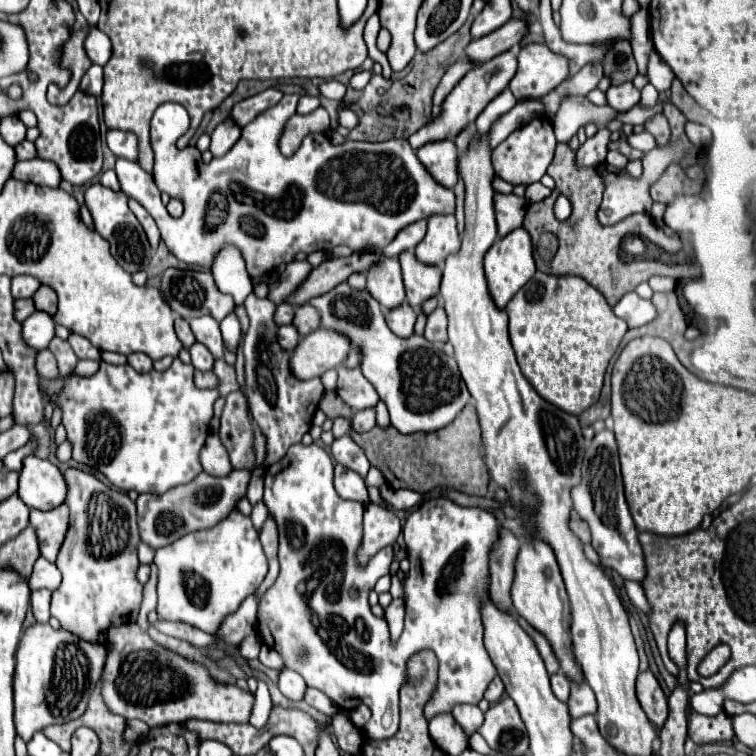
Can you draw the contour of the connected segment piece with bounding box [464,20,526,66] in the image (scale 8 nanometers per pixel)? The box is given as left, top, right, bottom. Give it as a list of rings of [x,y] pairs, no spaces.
[[[508,20],[502,28],[490,32],[488,36],[472,40],[464,50],[464,56],[472,64],[478,66],[478,64],[488,62],[494,56],[510,50],[512,46],[520,44],[524,34],[526,34],[526,24],[522,20]]]

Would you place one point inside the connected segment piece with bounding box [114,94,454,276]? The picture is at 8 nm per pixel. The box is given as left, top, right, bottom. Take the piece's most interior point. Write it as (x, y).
(270, 207)

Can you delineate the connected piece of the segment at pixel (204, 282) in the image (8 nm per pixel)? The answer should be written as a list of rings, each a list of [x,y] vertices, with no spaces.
[[[166,268],[160,282],[160,292],[168,306],[182,318],[196,318],[196,316],[212,316],[214,320],[222,322],[224,316],[228,316],[234,310],[234,300],[228,294],[222,294],[218,286],[214,284],[214,278],[210,272],[204,270],[178,270],[178,268]]]

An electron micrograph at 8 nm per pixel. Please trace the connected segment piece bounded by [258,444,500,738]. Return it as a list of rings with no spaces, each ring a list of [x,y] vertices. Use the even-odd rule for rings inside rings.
[[[296,444],[286,452],[284,460],[266,468],[264,502],[268,506],[268,512],[274,516],[280,532],[280,574],[258,604],[258,634],[266,644],[262,646],[258,660],[264,666],[276,670],[284,668],[286,660],[286,666],[300,672],[306,684],[312,686],[306,688],[304,700],[328,716],[336,714],[338,708],[354,710],[358,704],[366,704],[372,710],[372,718],[366,726],[368,738],[388,738],[398,730],[398,690],[402,686],[402,670],[406,670],[406,660],[422,648],[434,650],[438,658],[436,692],[424,708],[427,721],[440,712],[452,712],[456,704],[478,704],[488,684],[496,678],[496,668],[492,668],[492,660],[488,660],[488,654],[484,652],[480,596],[484,596],[488,590],[488,552],[498,538],[498,520],[488,510],[464,508],[446,498],[422,502],[408,516],[402,528],[410,560],[410,574],[406,578],[408,598],[405,600],[404,632],[396,644],[390,644],[386,620],[376,618],[370,612],[368,592],[374,588],[380,576],[390,572],[394,558],[403,560],[407,557],[407,552],[397,546],[388,546],[368,562],[366,570],[360,570],[352,564],[352,552],[356,550],[356,544],[360,544],[364,506],[360,502],[342,500],[340,496],[336,496],[332,472],[332,458],[316,444]],[[310,578],[318,580],[318,586],[312,594],[302,598],[302,588]]]

